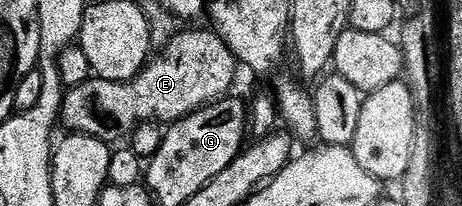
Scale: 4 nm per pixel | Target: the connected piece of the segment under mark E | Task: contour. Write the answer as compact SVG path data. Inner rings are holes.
M177 31L163 45L164 53L149 59L129 83L89 78L86 83L67 89L64 94L63 127L68 127L67 131L72 134L113 142L130 135L139 126L140 120L175 122L213 104L215 100L225 99L236 80L238 61L215 31L207 31Z

